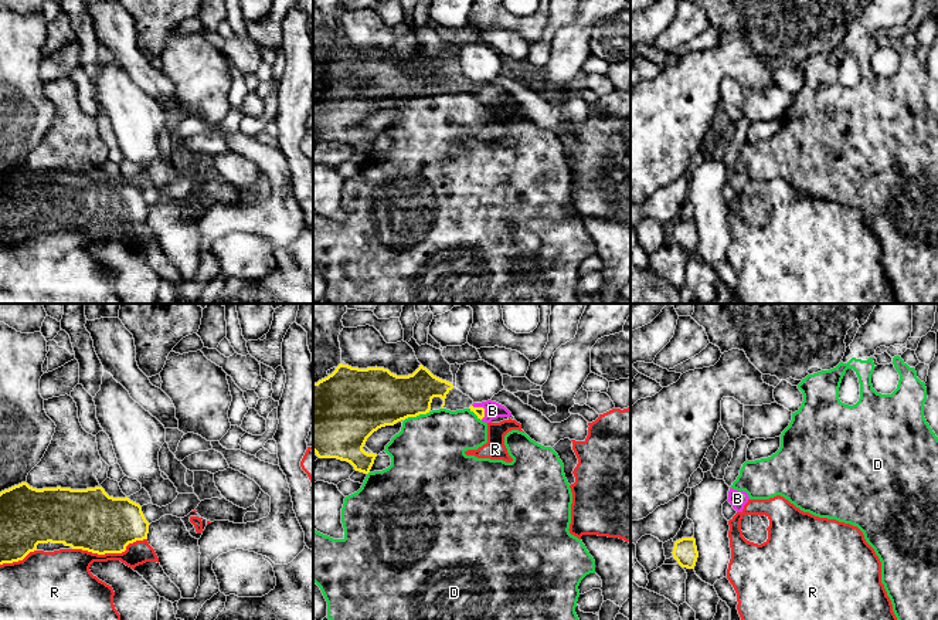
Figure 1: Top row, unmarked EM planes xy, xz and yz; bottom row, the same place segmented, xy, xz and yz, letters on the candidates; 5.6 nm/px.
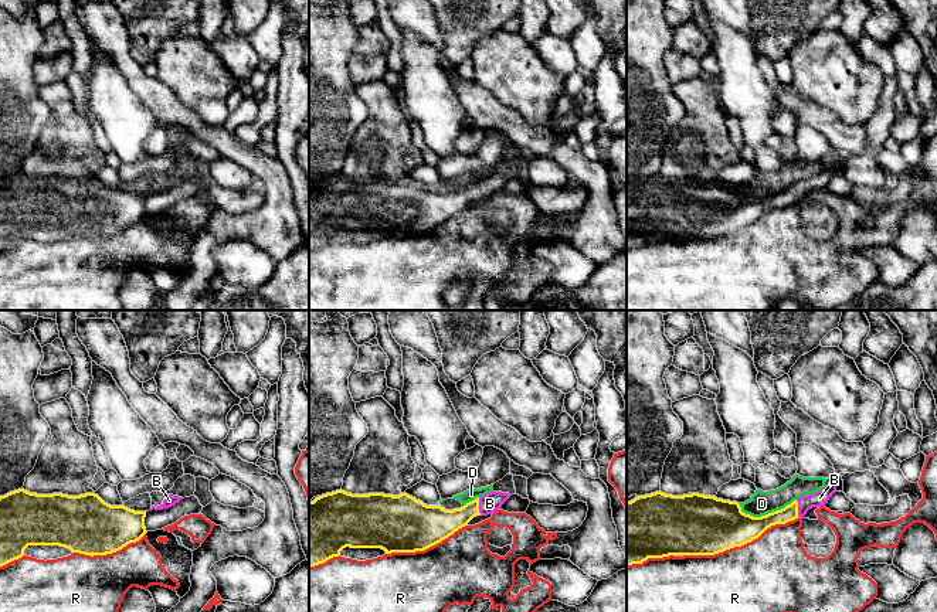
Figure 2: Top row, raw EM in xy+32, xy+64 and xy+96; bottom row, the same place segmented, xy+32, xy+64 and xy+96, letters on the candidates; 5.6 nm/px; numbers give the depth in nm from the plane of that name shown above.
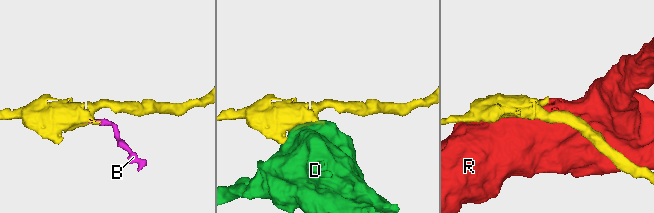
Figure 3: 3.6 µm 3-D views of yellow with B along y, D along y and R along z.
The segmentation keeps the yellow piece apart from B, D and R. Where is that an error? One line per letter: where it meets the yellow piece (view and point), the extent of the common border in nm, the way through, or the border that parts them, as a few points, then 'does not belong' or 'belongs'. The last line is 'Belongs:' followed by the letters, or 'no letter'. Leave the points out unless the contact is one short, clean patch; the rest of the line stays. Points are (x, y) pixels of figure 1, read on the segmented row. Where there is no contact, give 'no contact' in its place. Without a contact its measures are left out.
B: xz (483, 409) | 110 nm | across xz (479, 412), (483, 409), (492, 410) | belongs
D: xz (417, 414) | 160 nm | does not belong
R: xy (109, 552) | 420 nm | does not belong
Belongs: B

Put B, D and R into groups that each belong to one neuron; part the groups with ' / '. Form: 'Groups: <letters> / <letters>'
Groups: B / D / R

